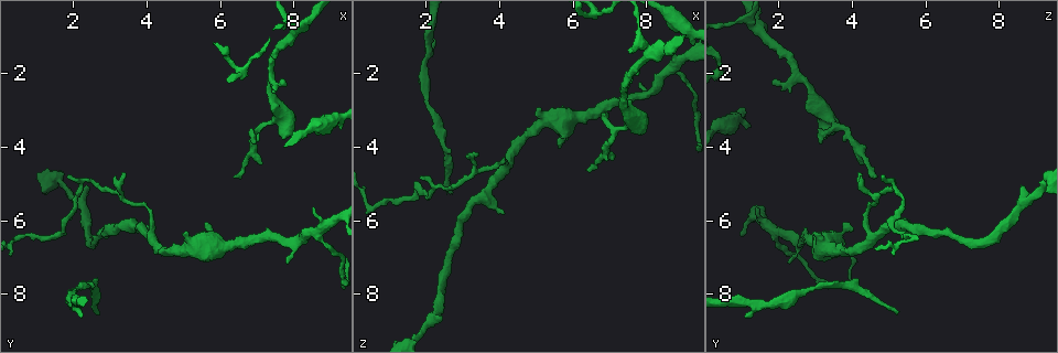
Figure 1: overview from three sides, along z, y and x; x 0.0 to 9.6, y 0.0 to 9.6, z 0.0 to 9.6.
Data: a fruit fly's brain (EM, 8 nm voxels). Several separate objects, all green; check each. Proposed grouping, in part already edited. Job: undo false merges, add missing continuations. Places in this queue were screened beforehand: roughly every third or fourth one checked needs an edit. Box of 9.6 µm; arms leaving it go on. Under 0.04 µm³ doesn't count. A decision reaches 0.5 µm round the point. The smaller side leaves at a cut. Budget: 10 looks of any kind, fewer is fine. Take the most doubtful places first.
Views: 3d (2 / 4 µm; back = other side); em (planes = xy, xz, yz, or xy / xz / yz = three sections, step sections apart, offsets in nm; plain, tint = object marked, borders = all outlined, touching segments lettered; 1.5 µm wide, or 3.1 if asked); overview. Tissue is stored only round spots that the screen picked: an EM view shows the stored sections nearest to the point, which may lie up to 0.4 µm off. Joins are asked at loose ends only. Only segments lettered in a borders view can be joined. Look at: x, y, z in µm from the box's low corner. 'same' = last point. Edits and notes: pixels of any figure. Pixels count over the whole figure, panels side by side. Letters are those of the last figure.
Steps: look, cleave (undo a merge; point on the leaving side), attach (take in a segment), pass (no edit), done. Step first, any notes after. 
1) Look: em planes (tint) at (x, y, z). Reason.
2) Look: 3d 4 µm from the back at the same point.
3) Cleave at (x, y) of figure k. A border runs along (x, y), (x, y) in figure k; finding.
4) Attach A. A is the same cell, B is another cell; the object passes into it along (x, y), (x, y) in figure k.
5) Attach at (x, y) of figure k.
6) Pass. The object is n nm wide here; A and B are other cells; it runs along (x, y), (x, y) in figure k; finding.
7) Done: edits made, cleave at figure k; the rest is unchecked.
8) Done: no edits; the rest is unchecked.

Look: em xz step 8 (tint) at (2.70, 8.55, 5.20). End of a long branch.

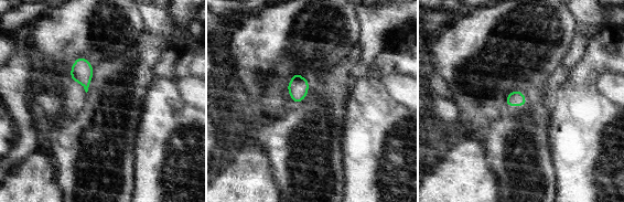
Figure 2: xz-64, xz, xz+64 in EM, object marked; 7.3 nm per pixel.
Look: em yz step 8 (borders) at the same point.

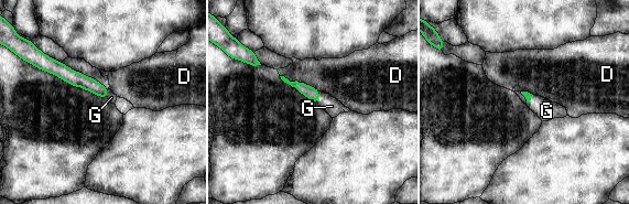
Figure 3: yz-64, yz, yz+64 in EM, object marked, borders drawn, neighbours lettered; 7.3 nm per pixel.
Attach G. G is the same cell, D is another cell; the object passes into it along (313, 94), (318, 98), (332, 106) in figure 3; it goes on there.

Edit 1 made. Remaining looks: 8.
Look: em xz step 4 (plain) at (7.80, 7.15, 2.35). Branch stops here.

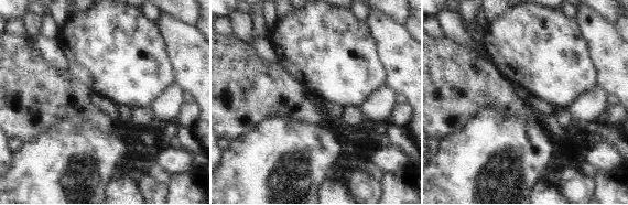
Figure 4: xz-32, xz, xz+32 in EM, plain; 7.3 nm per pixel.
Look: em xz step 4 (borders) at the same point.

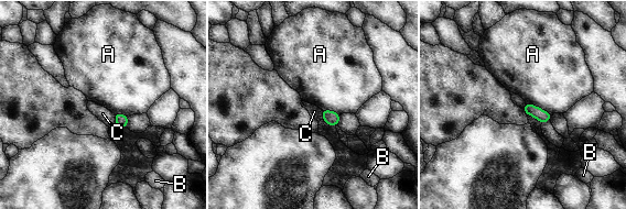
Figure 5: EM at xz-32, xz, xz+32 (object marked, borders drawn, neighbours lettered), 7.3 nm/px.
Pass. A, B and C are other cells; a border runs along (526, 102), (536, 105), (550, 113) in figure 5; none of them fits.

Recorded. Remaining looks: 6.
Look: em planes (tint) at (5.65, 6.25, 4.10). Tapers out.

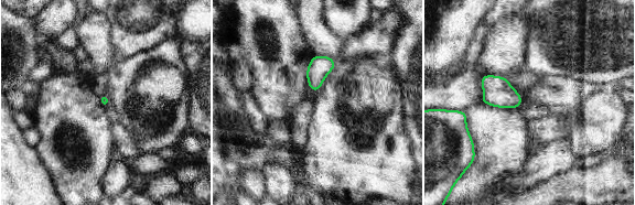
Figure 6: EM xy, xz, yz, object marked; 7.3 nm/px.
Look: em planes (borders) at the same point.

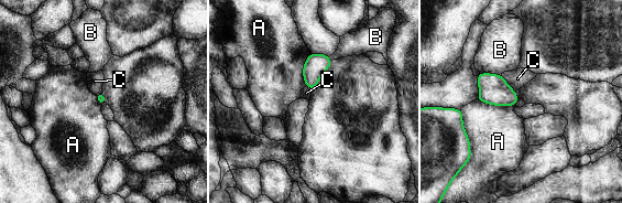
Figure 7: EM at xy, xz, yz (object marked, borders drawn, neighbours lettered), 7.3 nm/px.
Pass. The longest contact is with A, 340 nm; A, B and C are other cells; none of them fits.

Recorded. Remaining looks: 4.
Done: edits made, attach at figure 3; the rest is unchecked.

